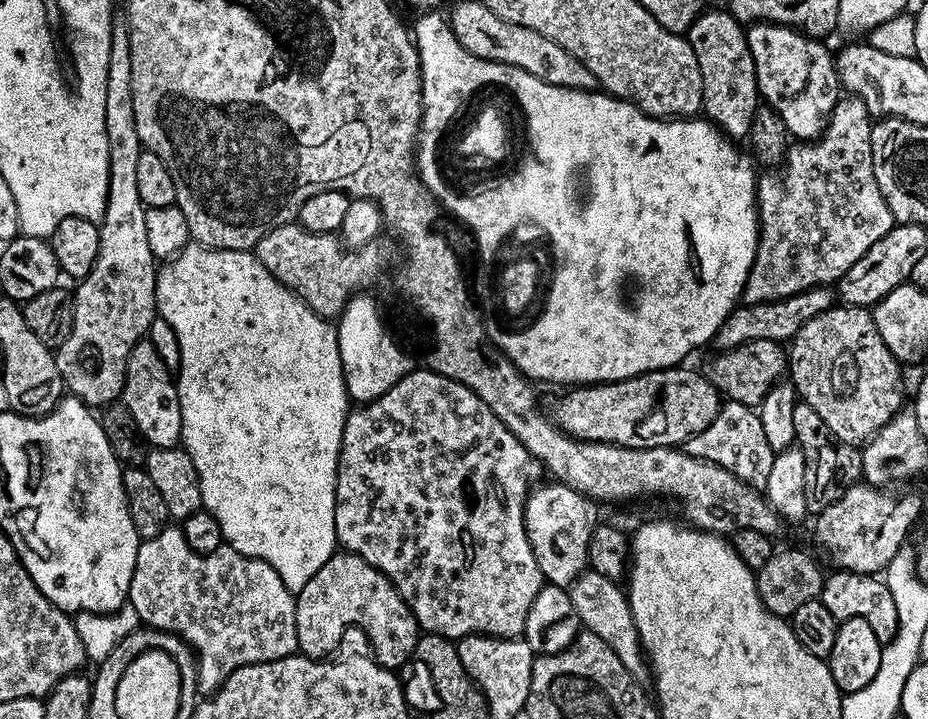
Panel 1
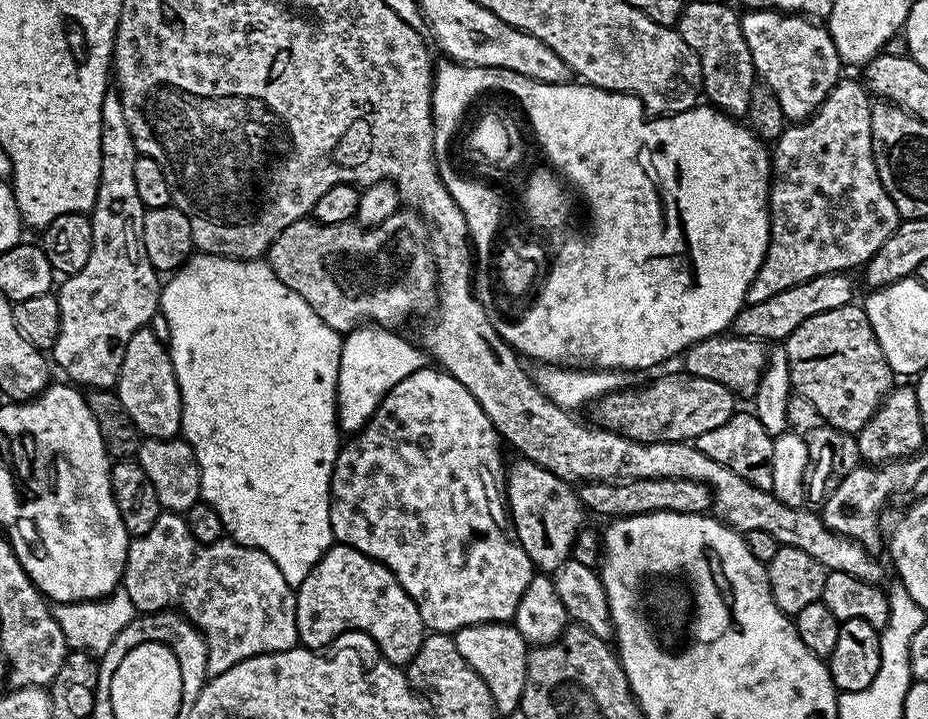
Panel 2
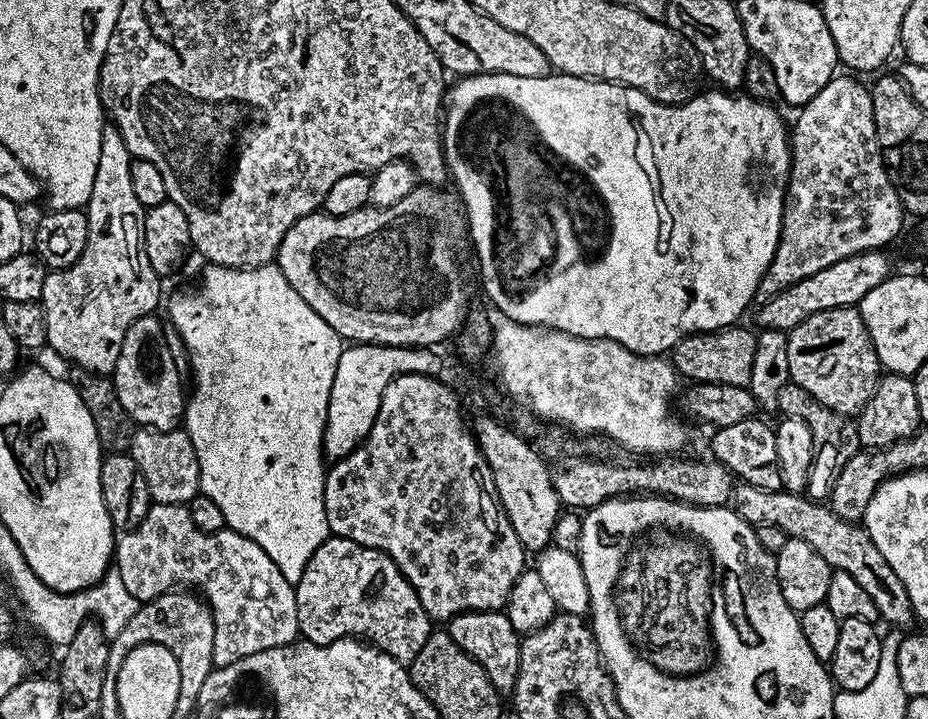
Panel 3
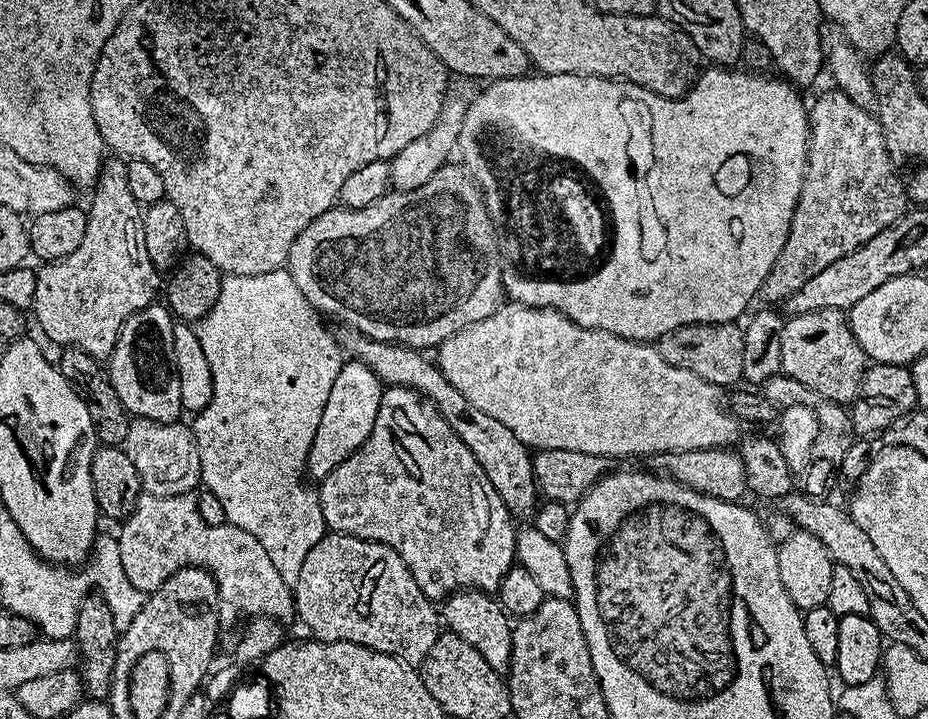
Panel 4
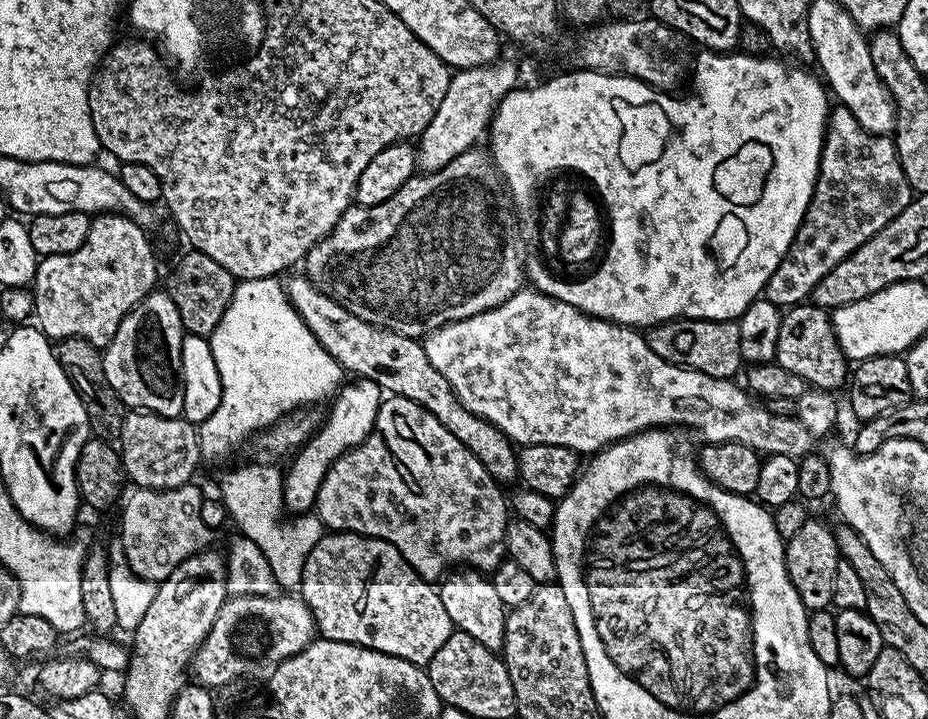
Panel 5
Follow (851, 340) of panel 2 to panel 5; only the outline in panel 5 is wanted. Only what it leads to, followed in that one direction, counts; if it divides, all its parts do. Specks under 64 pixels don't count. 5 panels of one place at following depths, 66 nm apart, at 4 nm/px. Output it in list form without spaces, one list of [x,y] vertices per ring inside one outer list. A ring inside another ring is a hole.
[[[811,302],[795,305],[784,312],[775,363],[780,364],[782,370],[790,370],[790,374],[798,374],[798,378],[816,390],[837,390],[850,376],[850,361],[836,341],[831,315]]]

